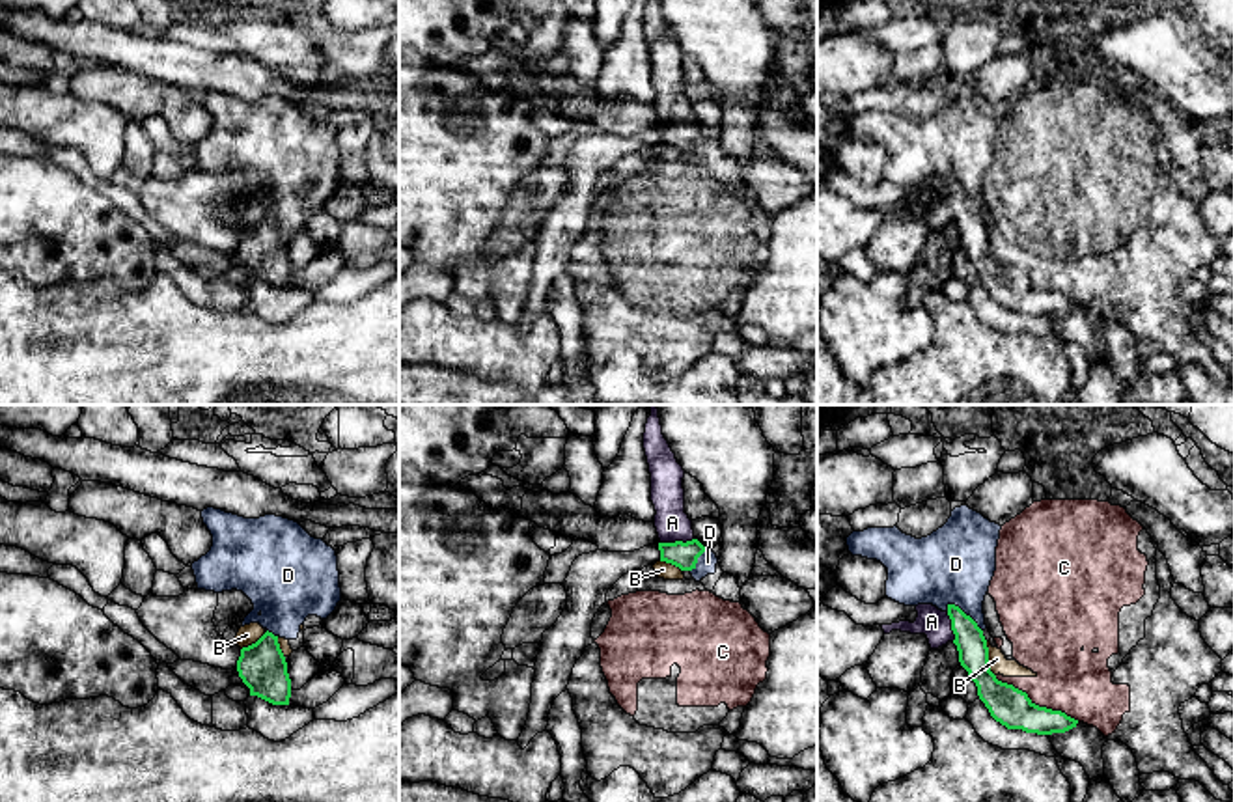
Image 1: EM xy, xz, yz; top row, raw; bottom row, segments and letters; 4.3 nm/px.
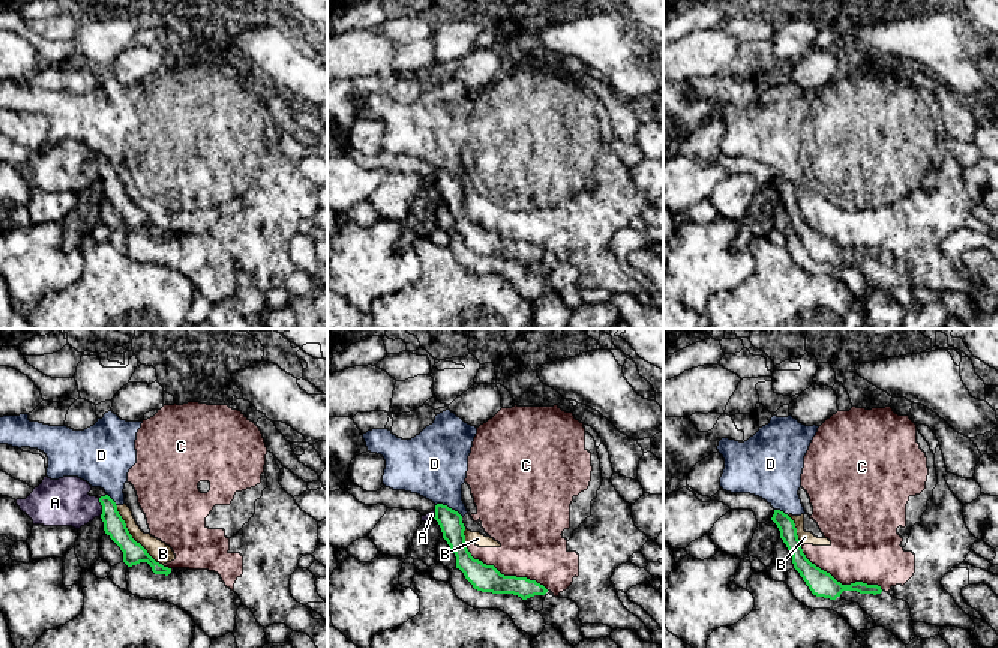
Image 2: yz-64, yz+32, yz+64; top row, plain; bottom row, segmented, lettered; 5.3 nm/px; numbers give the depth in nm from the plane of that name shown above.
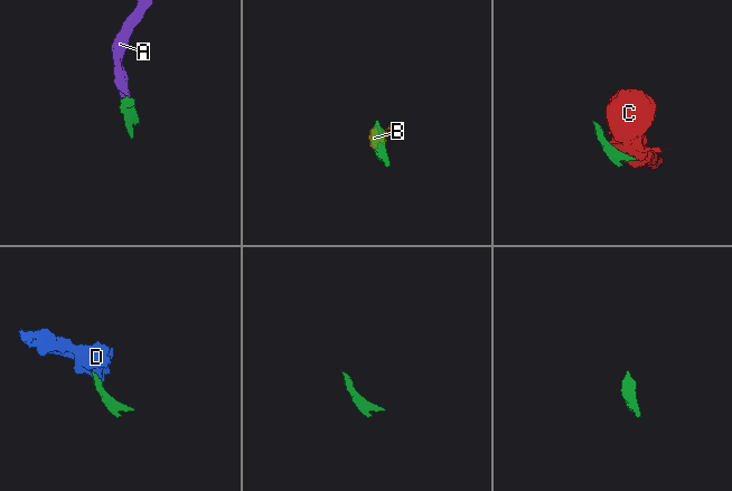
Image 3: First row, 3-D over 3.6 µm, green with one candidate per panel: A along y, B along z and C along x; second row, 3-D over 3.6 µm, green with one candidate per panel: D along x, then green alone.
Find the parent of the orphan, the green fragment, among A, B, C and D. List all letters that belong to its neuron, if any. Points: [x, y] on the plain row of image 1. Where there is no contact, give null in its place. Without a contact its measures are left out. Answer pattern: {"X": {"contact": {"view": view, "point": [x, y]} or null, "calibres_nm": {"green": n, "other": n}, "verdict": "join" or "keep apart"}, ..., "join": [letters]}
{"A": {"contact": {"view": "xz", "point": [678, 124]}, "calibres_nm": {"green": 110, "other": 150}, "verdict": "join"}, "B": {"contact": {"view": "yz", "point": [987, 241]}, "calibres_nm": {"green": 170, "other": 80}, "verdict": "keep apart"}, "C": {"contact": {"view": "yz", "point": [1038, 288]}, "calibres_nm": {"green": 170, "other": 280}, "verdict": "keep apart"}, "D": {"contact": {"view": "yz", "point": [963, 194]}, "calibres_nm": {"green": 130, "other": 340}, "verdict": "keep apart"}, "join": ["A"]}

